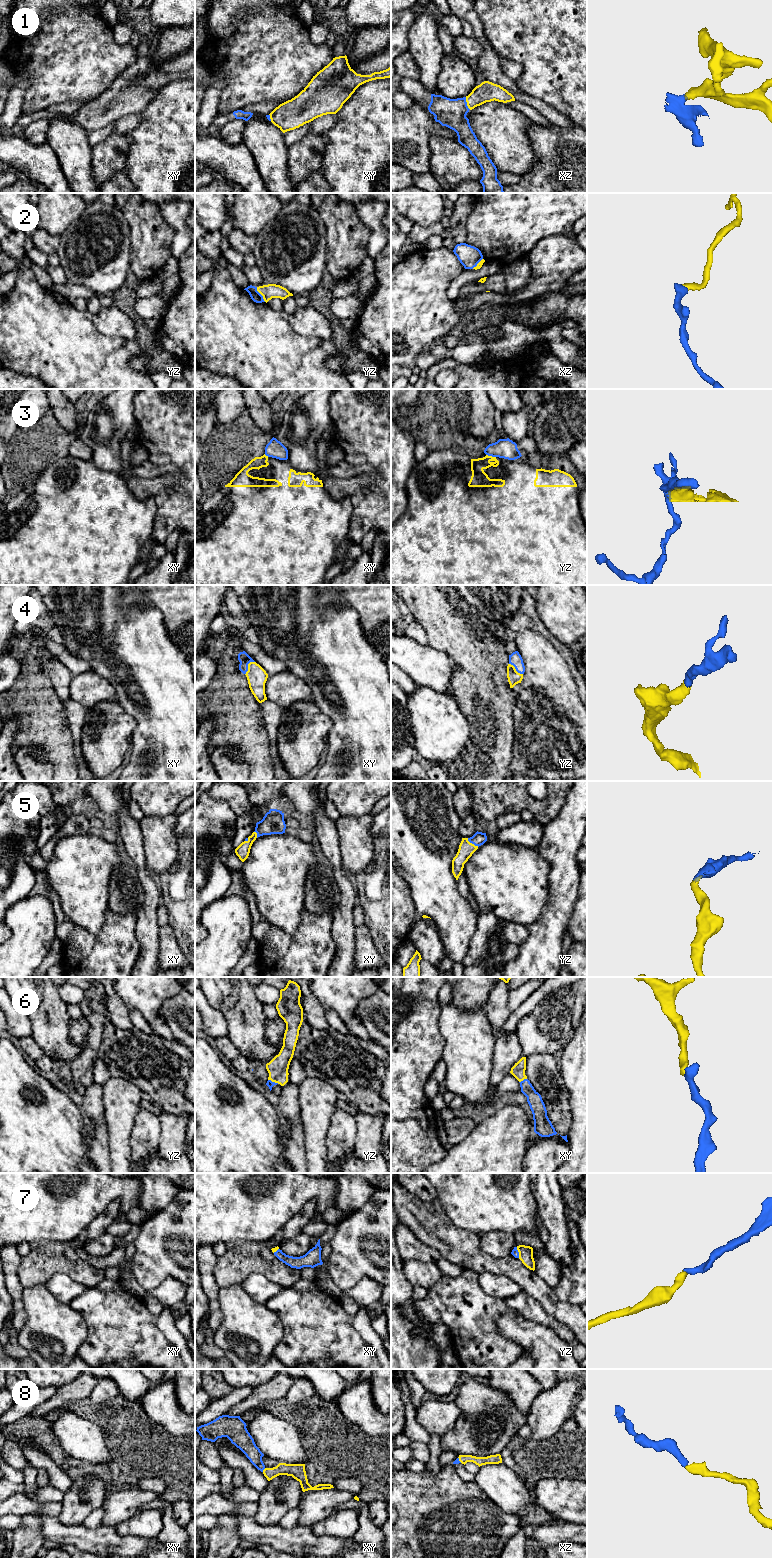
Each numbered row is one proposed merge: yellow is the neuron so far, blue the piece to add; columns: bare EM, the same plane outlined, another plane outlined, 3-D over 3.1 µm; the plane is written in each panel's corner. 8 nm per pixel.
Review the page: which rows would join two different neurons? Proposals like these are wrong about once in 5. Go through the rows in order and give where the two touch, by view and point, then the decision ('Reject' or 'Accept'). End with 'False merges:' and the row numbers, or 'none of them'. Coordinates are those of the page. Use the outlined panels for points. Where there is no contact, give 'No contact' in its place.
1: Touches yellow at xz (467, 103). Accept
2: Touches yellow at yz (260, 293). Accept
3: Touches yellow at yz (491, 456). Reject
4: Touches yellow at xy (248, 666). Accept
5: Touches yellow at yz (471, 843). Accept
6: Touches yellow at yz (273, 1081). Accept
7: Touches yellow at yz (518, 1251). Accept
8: Touches yellow at xy (263, 1470). Accept
False merges: 3

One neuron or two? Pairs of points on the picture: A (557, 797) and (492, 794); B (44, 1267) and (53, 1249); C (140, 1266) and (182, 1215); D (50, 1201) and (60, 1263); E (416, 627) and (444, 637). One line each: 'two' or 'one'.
A: one
B: one
C: one
D: two
E: two

